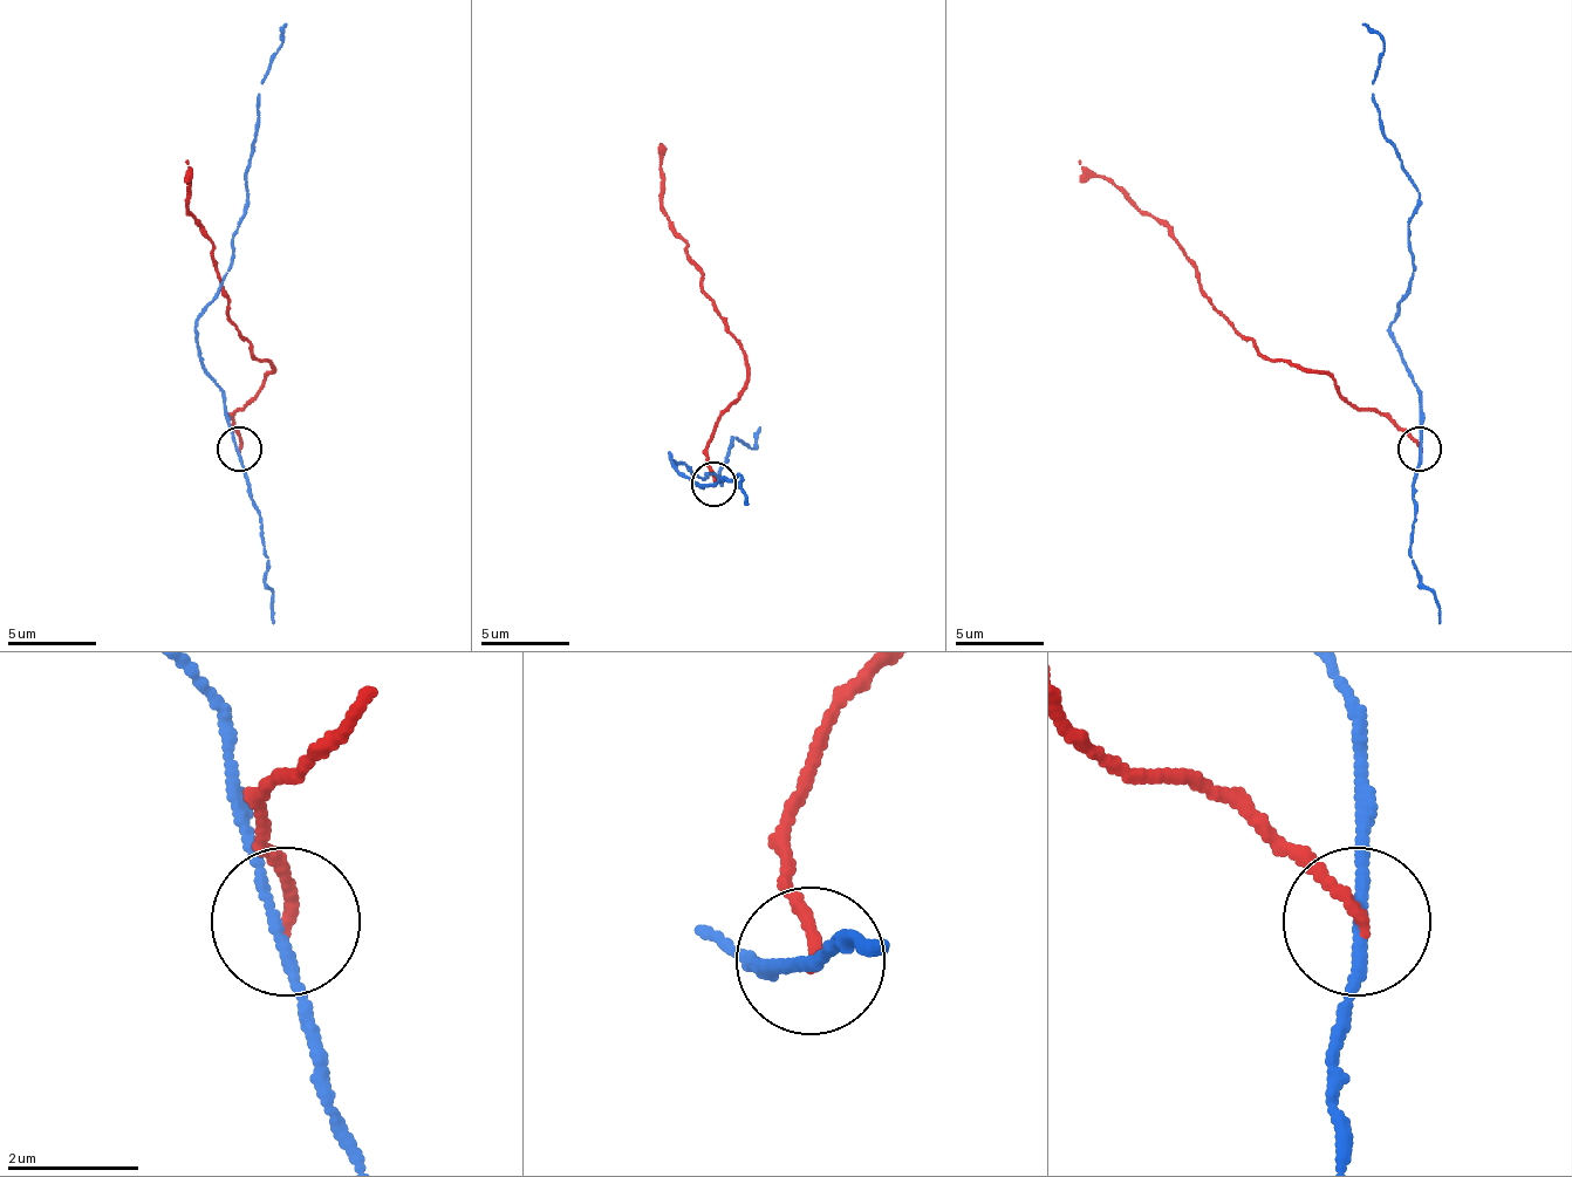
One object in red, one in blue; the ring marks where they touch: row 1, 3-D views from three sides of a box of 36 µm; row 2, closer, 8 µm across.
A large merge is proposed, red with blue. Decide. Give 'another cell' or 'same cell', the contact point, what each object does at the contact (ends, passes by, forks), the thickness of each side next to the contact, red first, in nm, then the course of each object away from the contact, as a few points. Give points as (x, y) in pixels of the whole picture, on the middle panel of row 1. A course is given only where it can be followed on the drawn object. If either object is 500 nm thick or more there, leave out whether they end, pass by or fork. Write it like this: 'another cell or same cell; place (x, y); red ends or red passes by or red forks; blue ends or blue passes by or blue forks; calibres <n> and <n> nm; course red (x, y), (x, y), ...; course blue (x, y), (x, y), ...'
another cell; place (713, 484); red ends; blue passes by; calibres 170 and 160 nm; course red (712, 485), (708, 450), (717, 418), (747, 388), (747, 356), (708, 299), (685, 240), (663, 214), (658, 143); course blue (712, 485), (698, 485), (672, 453), (695, 476), (712, 472), (720, 485), (730, 440), (757, 450), (761, 428)

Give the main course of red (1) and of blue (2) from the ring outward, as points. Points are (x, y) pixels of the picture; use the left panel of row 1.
1: (238, 447), (234, 416), (274, 367), (257, 354), (234, 327), (212, 238), (190, 217), (185, 158)
2: (238, 447), (225, 389), (203, 363), (198, 323), (220, 282), (247, 194), (260, 79), (282, 43), (287, 25)

